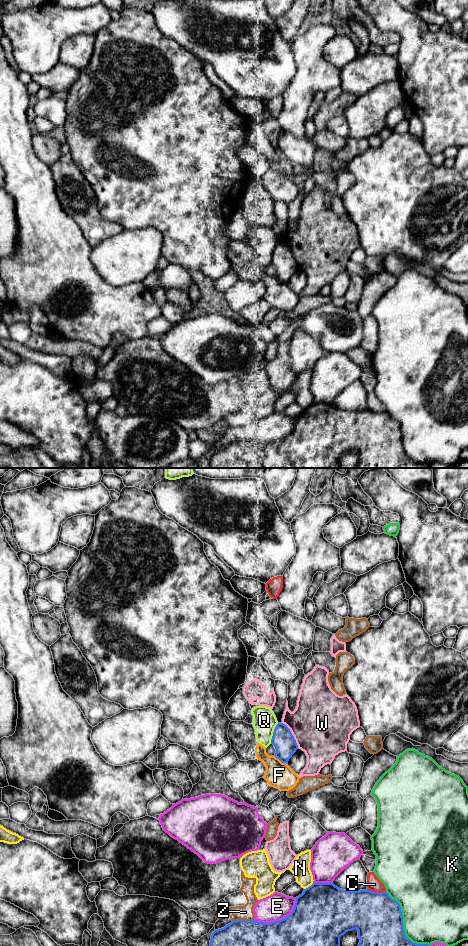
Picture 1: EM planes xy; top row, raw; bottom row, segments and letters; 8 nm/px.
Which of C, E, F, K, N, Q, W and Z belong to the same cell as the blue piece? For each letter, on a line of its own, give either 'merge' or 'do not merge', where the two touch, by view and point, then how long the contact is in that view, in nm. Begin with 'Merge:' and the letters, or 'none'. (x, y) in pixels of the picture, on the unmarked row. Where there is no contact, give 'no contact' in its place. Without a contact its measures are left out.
Merge: none
C: do not merge; contact xy (376, 412); length 150 nm
E: do not merge; contact xy (279, 440); length 380 nm
F: do not merge; contact xy (280, 280); length 120 nm
K: do not merge; contact xy (402, 445); length 550 nm
N: do not merge; contact xy (309, 406); length 90 nm
Q: do not merge; contact xy (273, 253); length 170 nm
W: do not merge; contact xy (291, 254); length 240 nm
Z: do not merge; contact xy (242, 440); length 180 nm

